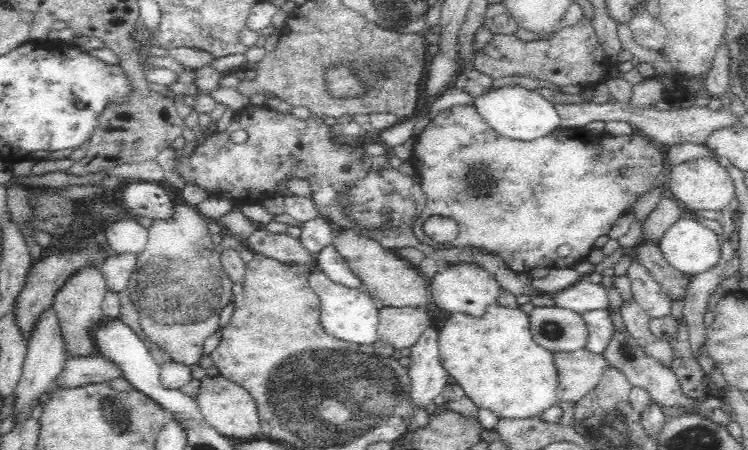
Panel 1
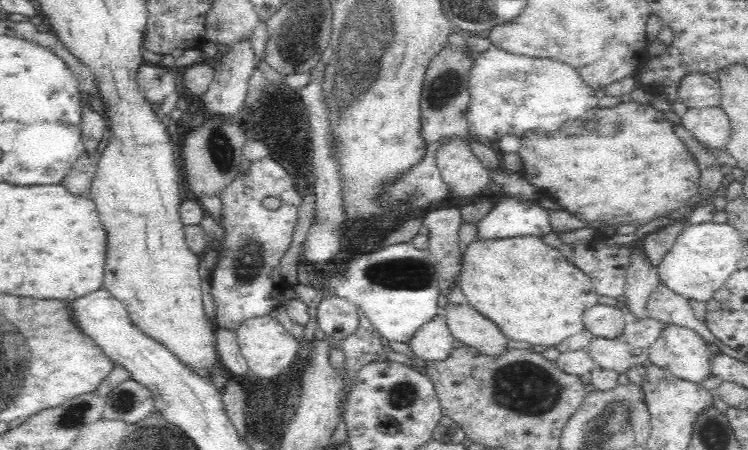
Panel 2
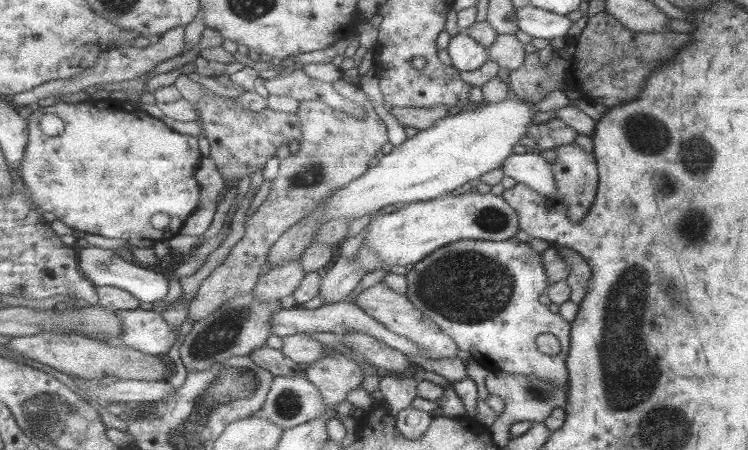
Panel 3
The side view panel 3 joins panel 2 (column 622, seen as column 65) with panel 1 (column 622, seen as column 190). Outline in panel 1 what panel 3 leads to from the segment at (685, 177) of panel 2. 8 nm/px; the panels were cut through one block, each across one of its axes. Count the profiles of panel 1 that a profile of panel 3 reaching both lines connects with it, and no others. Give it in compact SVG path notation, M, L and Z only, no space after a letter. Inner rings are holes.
M458 104L458 106L450 106L446 110L440 111L438 115L431 120L422 132L414 137L414 146L411 153L410 162L414 170L420 174L420 185L426 193L426 208L420 216L416 218L414 231L416 238L428 245L436 248L461 247L462 245L476 245L476 247L484 247L488 251L496 252L508 261L510 268L516 269L518 272L527 272L534 267L564 268L574 266L576 263L586 259L587 254L594 248L595 240L599 236L608 235L610 230L614 228L616 220L620 216L634 212L638 206L638 200L642 200L646 194L650 194L650 190L654 188L662 188L668 185L669 167L666 164L666 146L654 142L650 137L640 132L633 132L630 136L612 136L605 131L600 133L594 130L588 130L584 127L574 128L556 128L546 136L540 136L536 140L516 140L516 138L500 135L496 130L492 129L489 124L480 116L478 109L473 104ZM432 216L441 216L442 218L451 218L457 224L457 235L455 239L448 242L440 242L434 240L426 231L424 231L424 222L430 220ZM566 244L570 246L570 254L568 256L560 256L558 248Z

